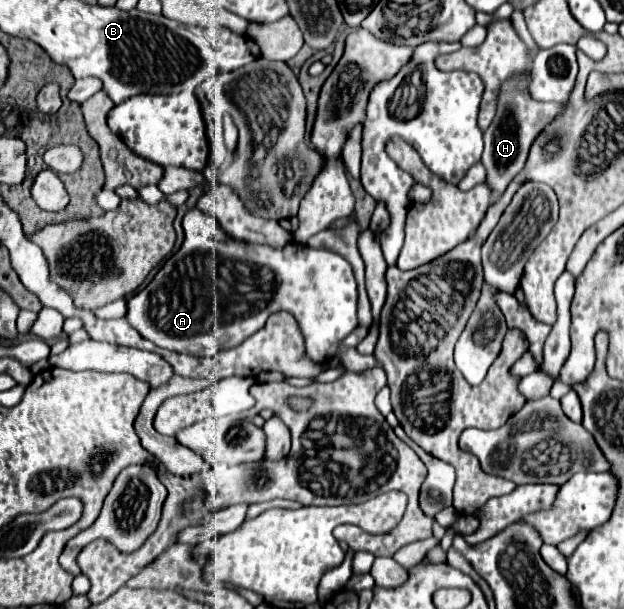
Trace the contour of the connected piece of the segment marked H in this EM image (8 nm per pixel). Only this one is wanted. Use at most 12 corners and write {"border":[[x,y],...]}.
{"border":[[502,82],[484,132],[486,182],[500,196],[562,104]]}

